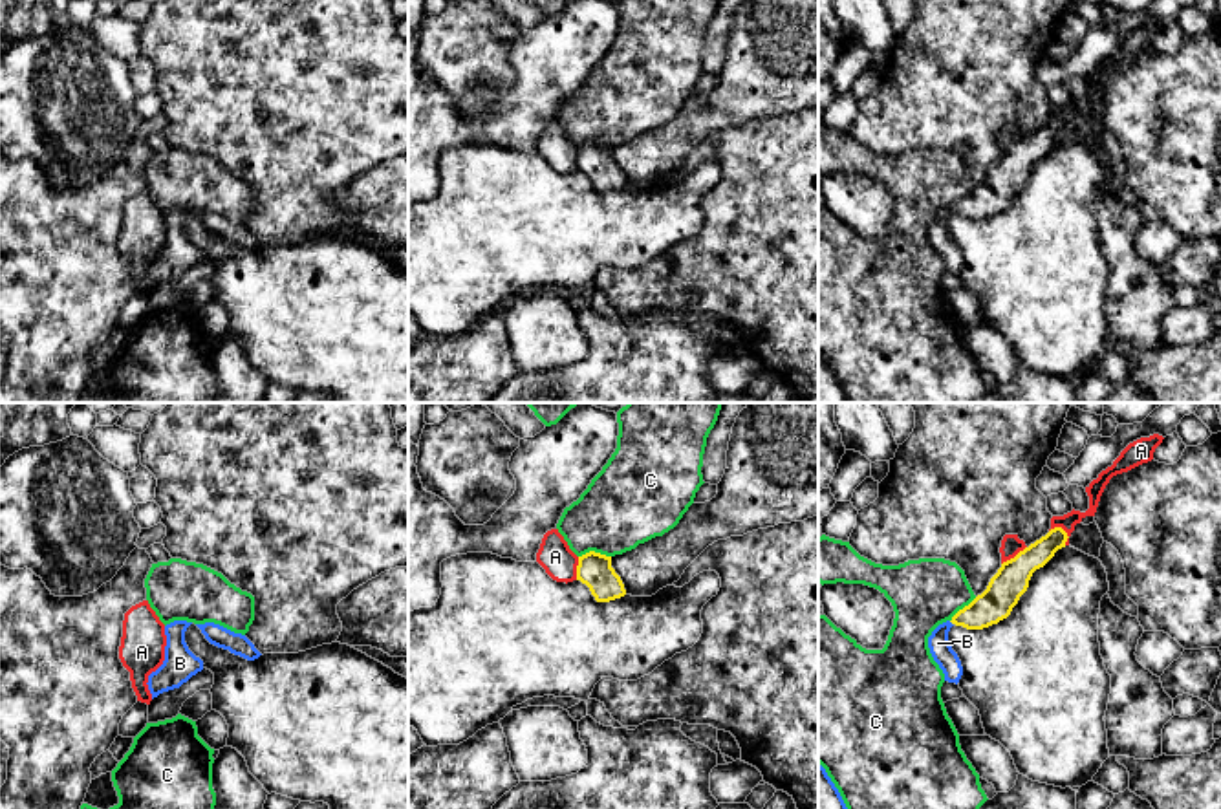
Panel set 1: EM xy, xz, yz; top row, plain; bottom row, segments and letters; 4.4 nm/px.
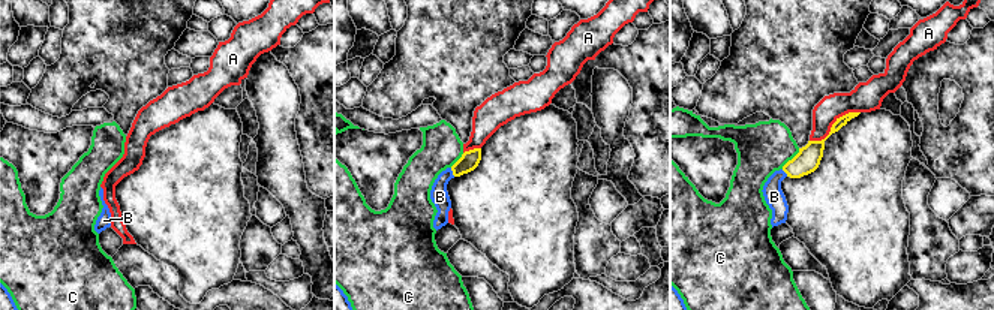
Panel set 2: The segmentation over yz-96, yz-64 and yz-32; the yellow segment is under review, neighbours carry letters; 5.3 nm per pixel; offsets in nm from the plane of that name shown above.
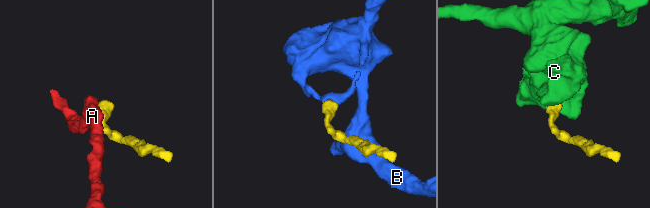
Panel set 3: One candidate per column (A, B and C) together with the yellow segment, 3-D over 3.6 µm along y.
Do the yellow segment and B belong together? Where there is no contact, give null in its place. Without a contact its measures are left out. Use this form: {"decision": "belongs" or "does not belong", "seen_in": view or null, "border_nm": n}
{"decision": "belongs", "seen_in": null}

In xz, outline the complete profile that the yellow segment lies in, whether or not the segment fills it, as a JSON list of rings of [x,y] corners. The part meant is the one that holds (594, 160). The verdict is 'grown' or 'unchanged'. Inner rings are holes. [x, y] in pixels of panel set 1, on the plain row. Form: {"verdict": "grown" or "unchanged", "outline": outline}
{"verdict": "unchanged", "outline": [[[595,141],[578,146],[577,170],[589,178],[597,192],[610,192],[626,185],[621,167],[611,157],[611,146]]]}

